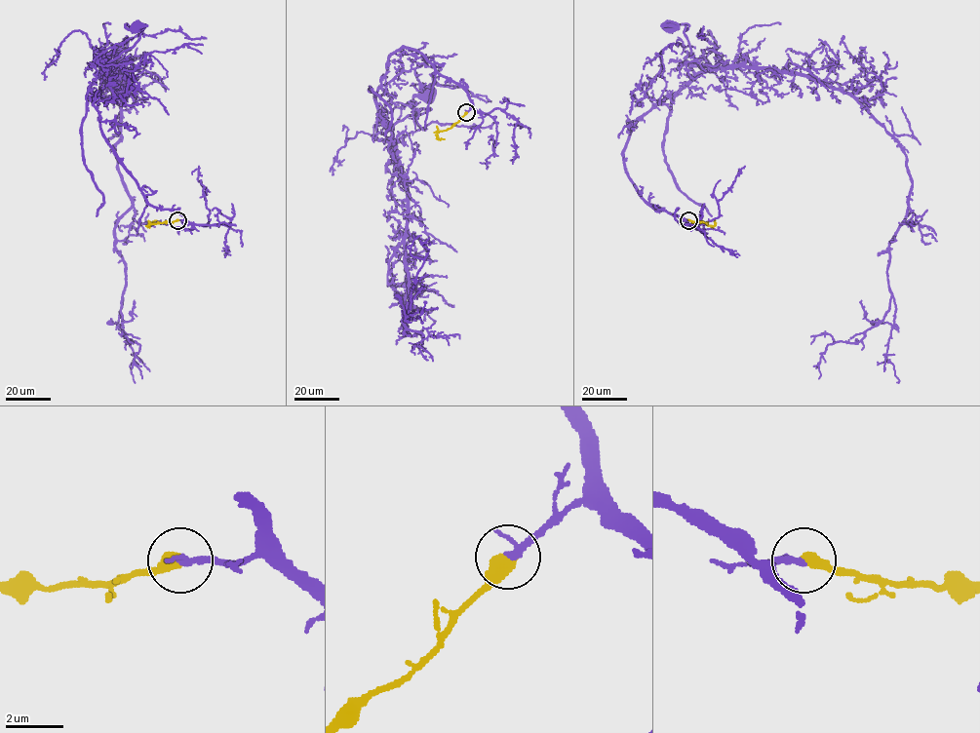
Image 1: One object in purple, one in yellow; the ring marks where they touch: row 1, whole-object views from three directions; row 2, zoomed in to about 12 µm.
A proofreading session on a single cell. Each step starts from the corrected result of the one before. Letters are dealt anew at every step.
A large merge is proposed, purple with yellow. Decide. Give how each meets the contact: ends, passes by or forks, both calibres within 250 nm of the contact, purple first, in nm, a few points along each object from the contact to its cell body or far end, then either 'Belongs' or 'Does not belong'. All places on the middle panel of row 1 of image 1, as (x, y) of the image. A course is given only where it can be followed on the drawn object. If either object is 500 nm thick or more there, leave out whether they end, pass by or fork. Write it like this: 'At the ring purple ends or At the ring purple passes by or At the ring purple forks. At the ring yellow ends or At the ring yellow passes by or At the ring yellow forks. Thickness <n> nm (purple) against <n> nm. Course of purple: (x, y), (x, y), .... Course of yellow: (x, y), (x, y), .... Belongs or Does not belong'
Thickness 170 nm (purple) against 500 nm. Course of purple: (466, 112), (462, 88), (399, 49), (377, 111), (391, 127), (430, 109), (415, 112), (424, 95). Course of yellow: (466, 112), (450, 128), (437, 132), (437, 138), (444, 138). Belongs

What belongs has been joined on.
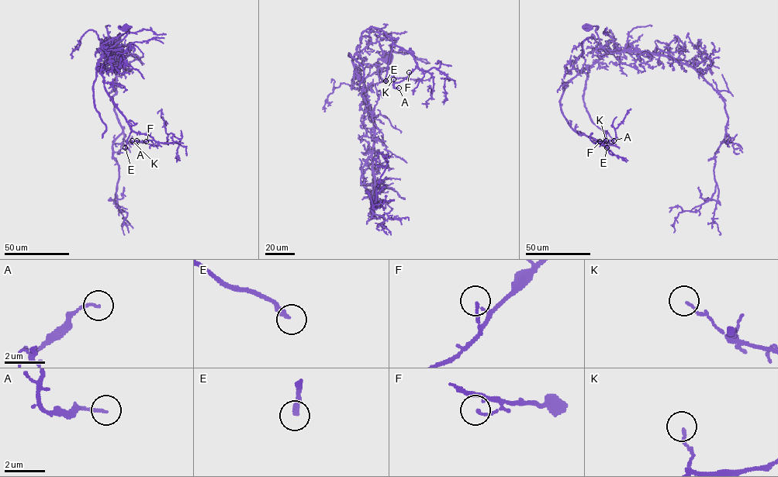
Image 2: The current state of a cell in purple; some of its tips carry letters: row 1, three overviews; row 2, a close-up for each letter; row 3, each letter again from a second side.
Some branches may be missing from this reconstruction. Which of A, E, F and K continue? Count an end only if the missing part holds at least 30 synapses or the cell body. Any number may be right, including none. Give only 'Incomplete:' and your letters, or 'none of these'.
Incomplete: E

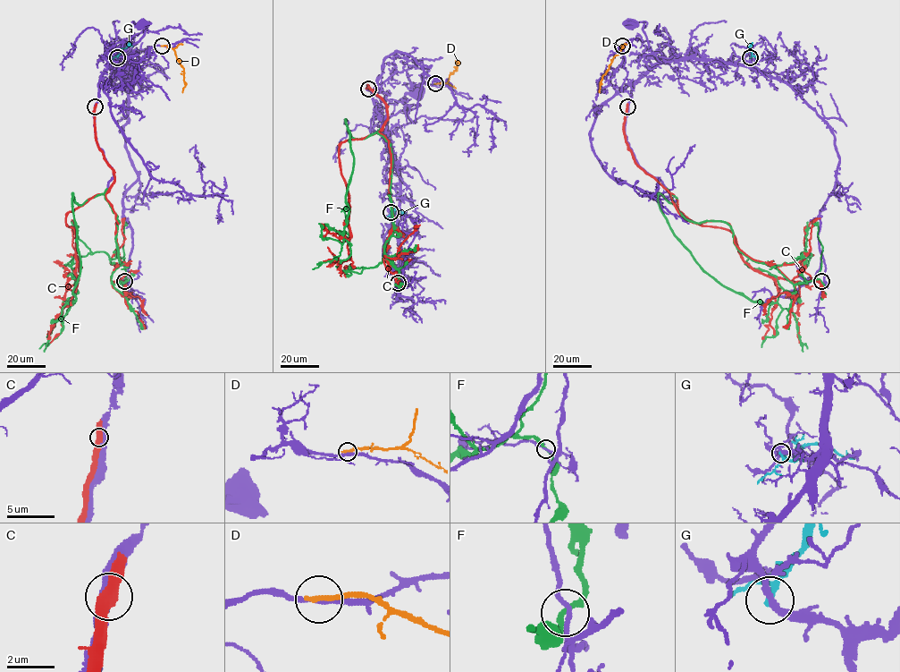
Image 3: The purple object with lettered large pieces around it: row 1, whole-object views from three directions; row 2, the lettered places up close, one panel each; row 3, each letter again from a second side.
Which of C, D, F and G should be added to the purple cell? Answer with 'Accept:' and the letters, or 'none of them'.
Accept: F

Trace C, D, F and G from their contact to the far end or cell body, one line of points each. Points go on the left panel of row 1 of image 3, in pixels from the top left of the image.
C: (95, 106), (96, 140), (114, 182), (66, 216), (75, 234), (77, 279), (63, 302), (62, 331), (50, 343)
D: (162, 46), (173, 50), (183, 69), (185, 85), (182, 92)
F: (124, 281), (112, 282), (117, 216), (104, 194), (79, 205), (72, 194), (75, 301), (39, 348)
G: (117, 57), (122, 47), (128, 45)

